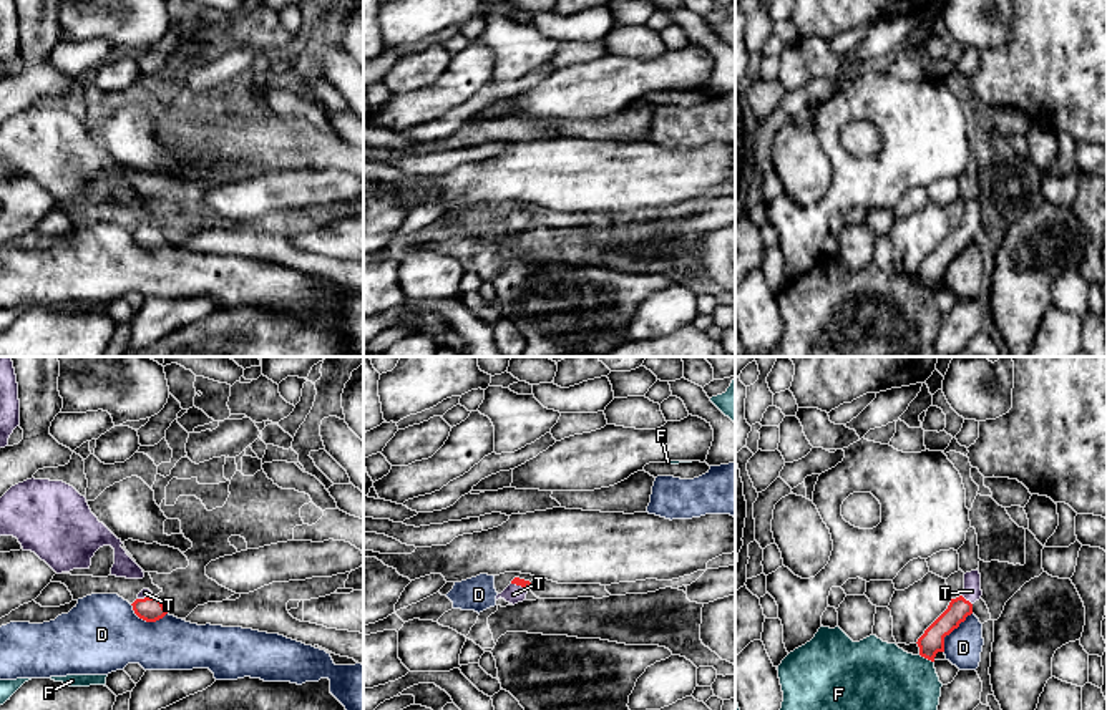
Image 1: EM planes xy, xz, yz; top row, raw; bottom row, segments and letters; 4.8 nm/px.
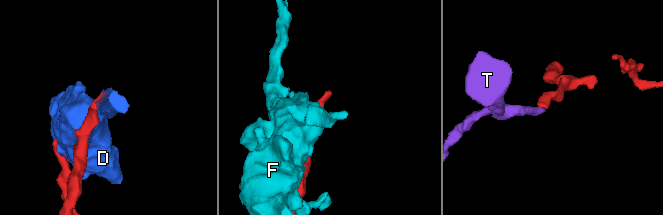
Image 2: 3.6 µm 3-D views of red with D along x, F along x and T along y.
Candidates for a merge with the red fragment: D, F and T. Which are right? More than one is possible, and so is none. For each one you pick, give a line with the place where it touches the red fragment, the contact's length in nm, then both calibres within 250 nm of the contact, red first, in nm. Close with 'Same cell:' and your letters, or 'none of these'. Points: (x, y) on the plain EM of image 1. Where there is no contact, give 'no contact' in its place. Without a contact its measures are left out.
T: contact yz (965, 228); length 80 nm; calibres 110 and 90 nm
Same cell: T

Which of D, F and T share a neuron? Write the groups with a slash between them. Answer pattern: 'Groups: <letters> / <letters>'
Groups: D / F / T

